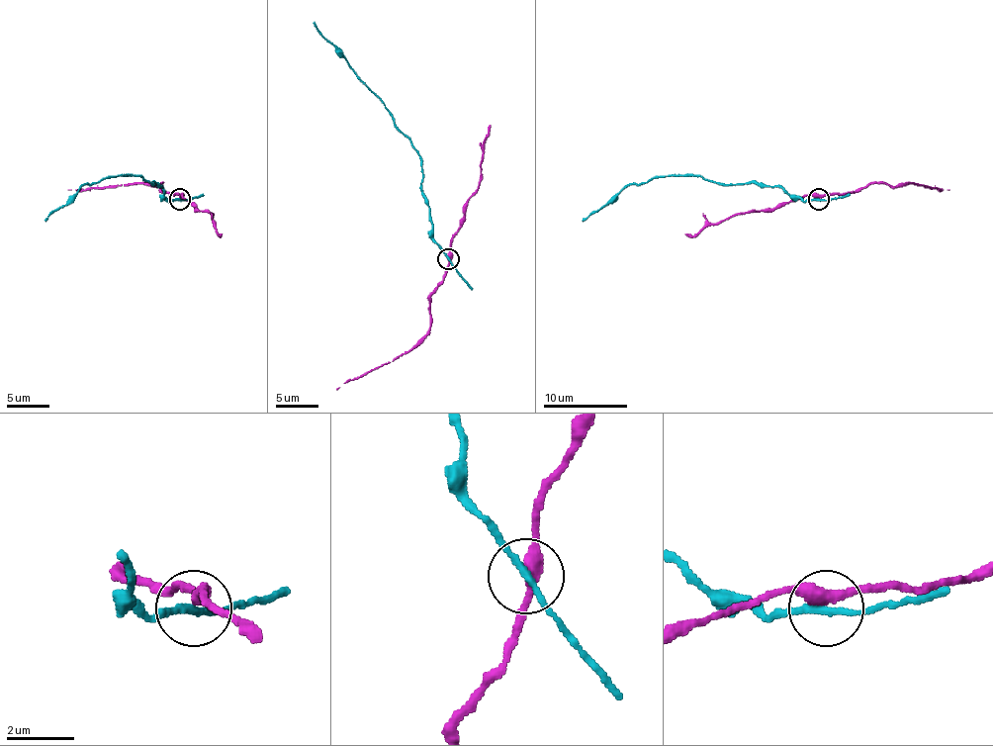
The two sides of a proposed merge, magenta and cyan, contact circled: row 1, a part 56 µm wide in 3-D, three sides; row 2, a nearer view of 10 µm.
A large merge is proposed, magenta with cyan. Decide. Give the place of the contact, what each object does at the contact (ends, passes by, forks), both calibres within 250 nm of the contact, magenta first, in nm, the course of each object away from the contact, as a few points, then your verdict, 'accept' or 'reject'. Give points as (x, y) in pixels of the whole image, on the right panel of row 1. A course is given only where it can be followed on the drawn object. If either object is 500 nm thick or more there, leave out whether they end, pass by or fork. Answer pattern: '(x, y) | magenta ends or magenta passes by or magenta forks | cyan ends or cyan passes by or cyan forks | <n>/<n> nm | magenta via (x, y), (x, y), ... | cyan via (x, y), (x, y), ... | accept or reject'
(819, 199) | magenta passes by | cyan passes by | 360/200 nm | magenta via (818, 198), (850, 193), (873, 183), (911, 183), (948, 189) | cyan via (818, 200), (791, 198), (780, 187), (713, 183), (700, 176), (654, 176), (645, 183), (626, 185), (583, 221) | reject

